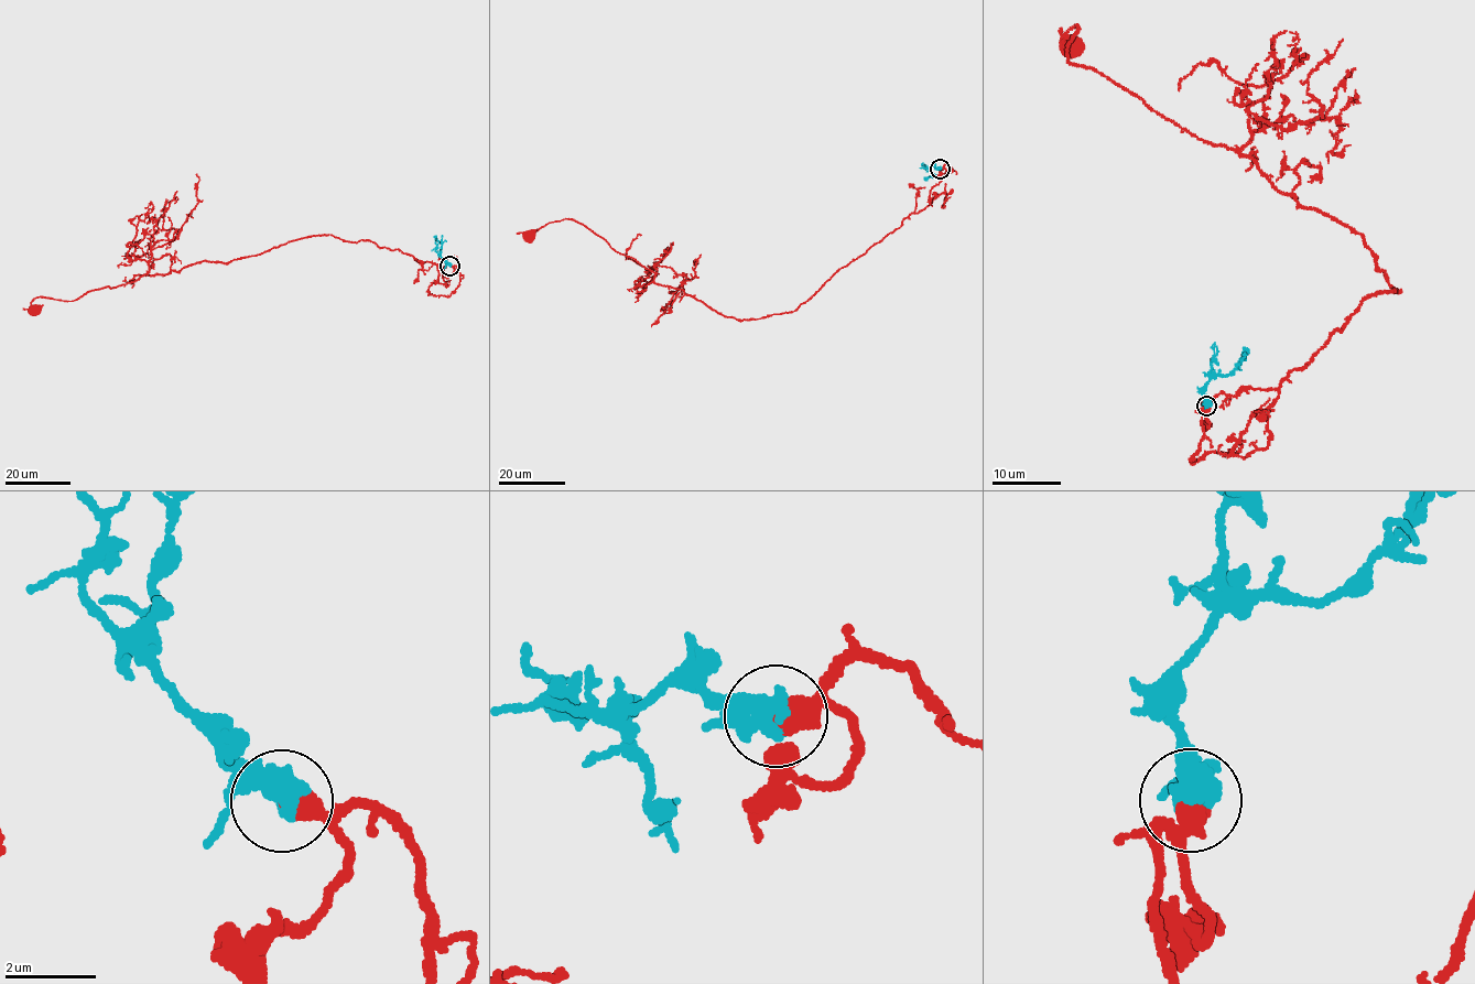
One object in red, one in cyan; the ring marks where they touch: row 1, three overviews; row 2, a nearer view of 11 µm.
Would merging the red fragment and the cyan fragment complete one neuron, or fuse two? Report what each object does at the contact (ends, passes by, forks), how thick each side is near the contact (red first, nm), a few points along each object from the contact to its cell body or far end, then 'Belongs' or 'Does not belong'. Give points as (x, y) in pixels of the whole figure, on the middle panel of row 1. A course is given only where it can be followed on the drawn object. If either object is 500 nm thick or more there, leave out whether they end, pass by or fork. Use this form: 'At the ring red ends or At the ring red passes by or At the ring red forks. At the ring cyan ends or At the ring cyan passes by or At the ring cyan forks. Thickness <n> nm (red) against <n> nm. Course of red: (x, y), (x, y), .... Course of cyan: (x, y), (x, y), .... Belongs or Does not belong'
Thickness 480 nm (red) against 650 nm. Course of red: (940, 169), (953, 171), (930, 204), (794, 311), (760, 317), (727, 317), (655, 283), (573, 219), (529, 236). Course of cyan: (940, 169), (930, 168), (932, 176), (923, 177). Belongs

